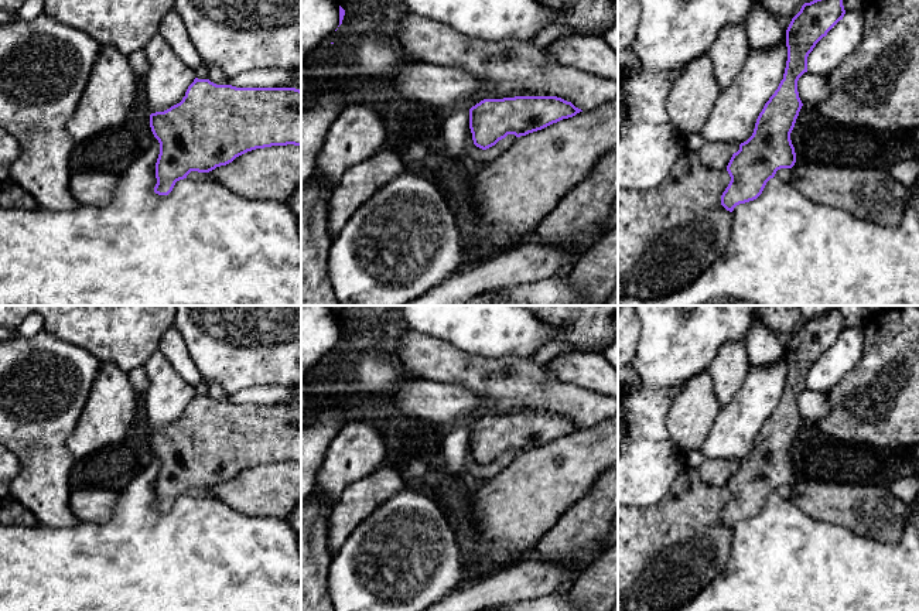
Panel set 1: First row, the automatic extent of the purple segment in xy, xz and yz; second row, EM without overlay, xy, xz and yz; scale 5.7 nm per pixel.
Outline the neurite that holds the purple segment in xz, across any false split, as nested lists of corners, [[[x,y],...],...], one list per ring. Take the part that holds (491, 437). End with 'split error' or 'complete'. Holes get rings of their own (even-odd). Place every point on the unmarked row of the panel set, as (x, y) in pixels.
[[[557,413],[484,416],[469,426],[469,446],[474,461],[486,467],[508,451],[526,453],[580,429]]]; complete

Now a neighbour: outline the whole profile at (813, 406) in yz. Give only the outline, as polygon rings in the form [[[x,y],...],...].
[[[804,389],[797,397],[797,409],[803,421],[817,424],[830,412],[829,392]]]

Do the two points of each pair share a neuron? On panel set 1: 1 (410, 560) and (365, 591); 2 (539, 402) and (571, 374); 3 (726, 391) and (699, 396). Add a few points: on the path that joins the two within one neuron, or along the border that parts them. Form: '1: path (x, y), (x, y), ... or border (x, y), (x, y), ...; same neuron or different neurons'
1: path (399, 560), (376, 580); same neuron
2: border (546, 364), (546, 371), (559, 381), (595, 391); different neurons
3: border (707, 371), (716, 399), (721, 406); different neurons

